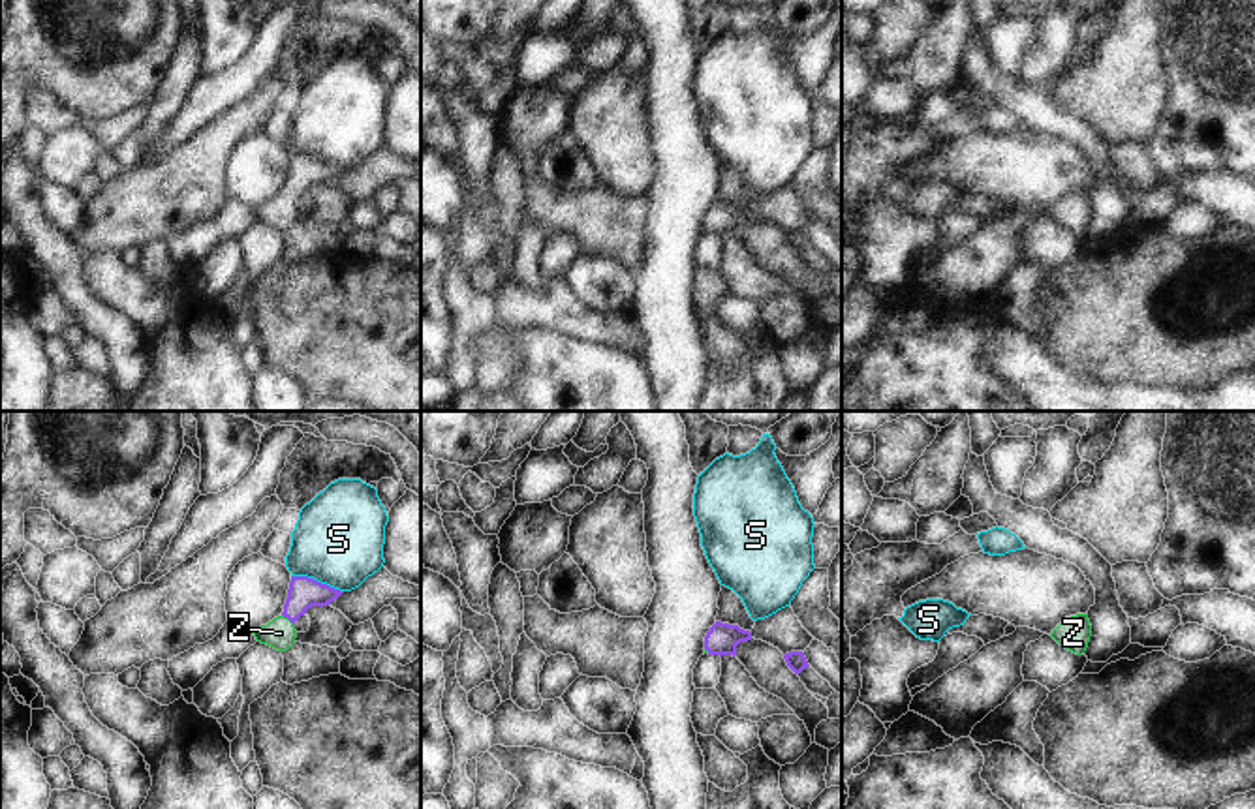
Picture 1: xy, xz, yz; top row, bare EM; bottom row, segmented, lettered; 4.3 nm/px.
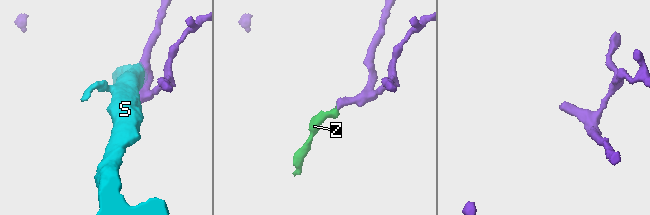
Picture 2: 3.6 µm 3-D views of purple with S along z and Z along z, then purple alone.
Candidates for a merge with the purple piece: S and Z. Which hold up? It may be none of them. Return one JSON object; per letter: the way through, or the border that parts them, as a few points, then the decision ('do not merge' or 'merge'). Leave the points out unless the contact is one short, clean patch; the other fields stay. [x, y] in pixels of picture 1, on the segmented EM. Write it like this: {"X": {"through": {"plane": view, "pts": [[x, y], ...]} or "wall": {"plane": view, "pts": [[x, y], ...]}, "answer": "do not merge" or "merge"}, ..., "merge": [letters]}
{"S": {"answer": "do not merge"}, "Z": {"through": {"plane": "xy", "pts": [[303, 594], [288, 618], [280, 633]]}, "answer": "merge"}, "merge": ["Z"]}

